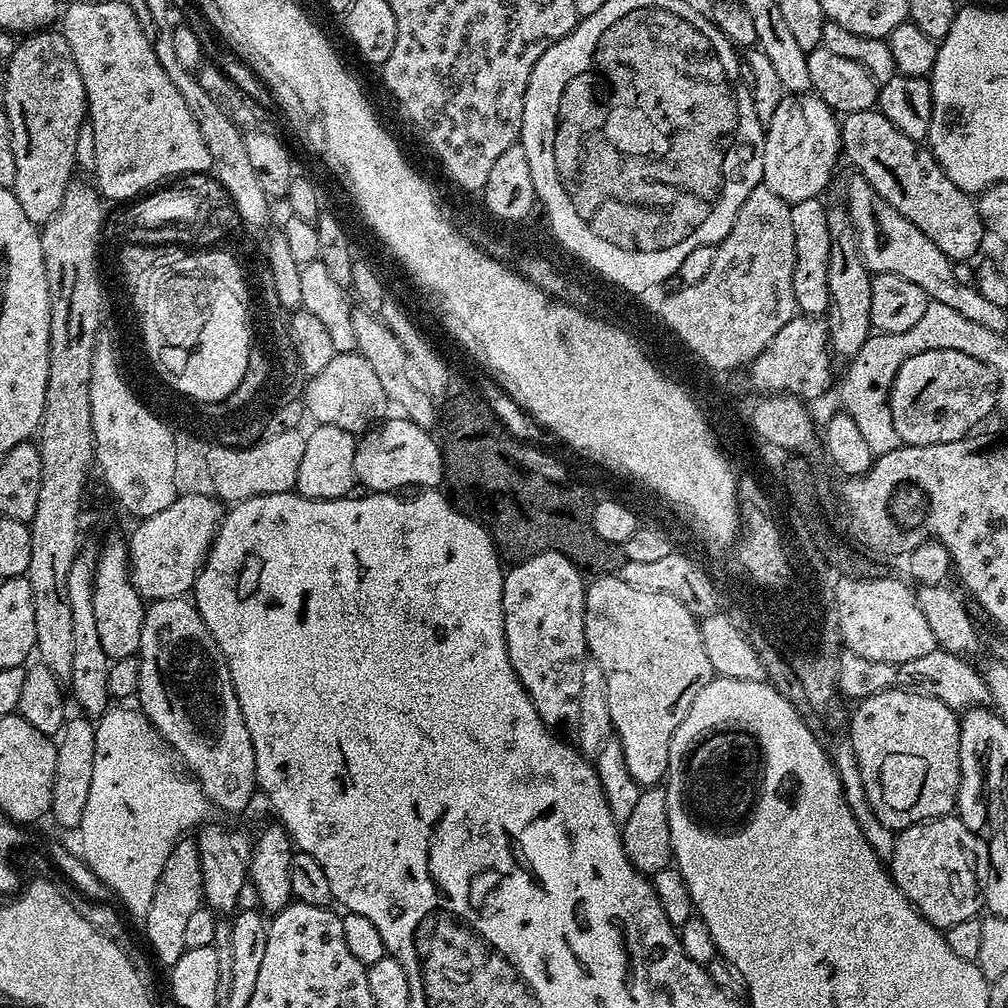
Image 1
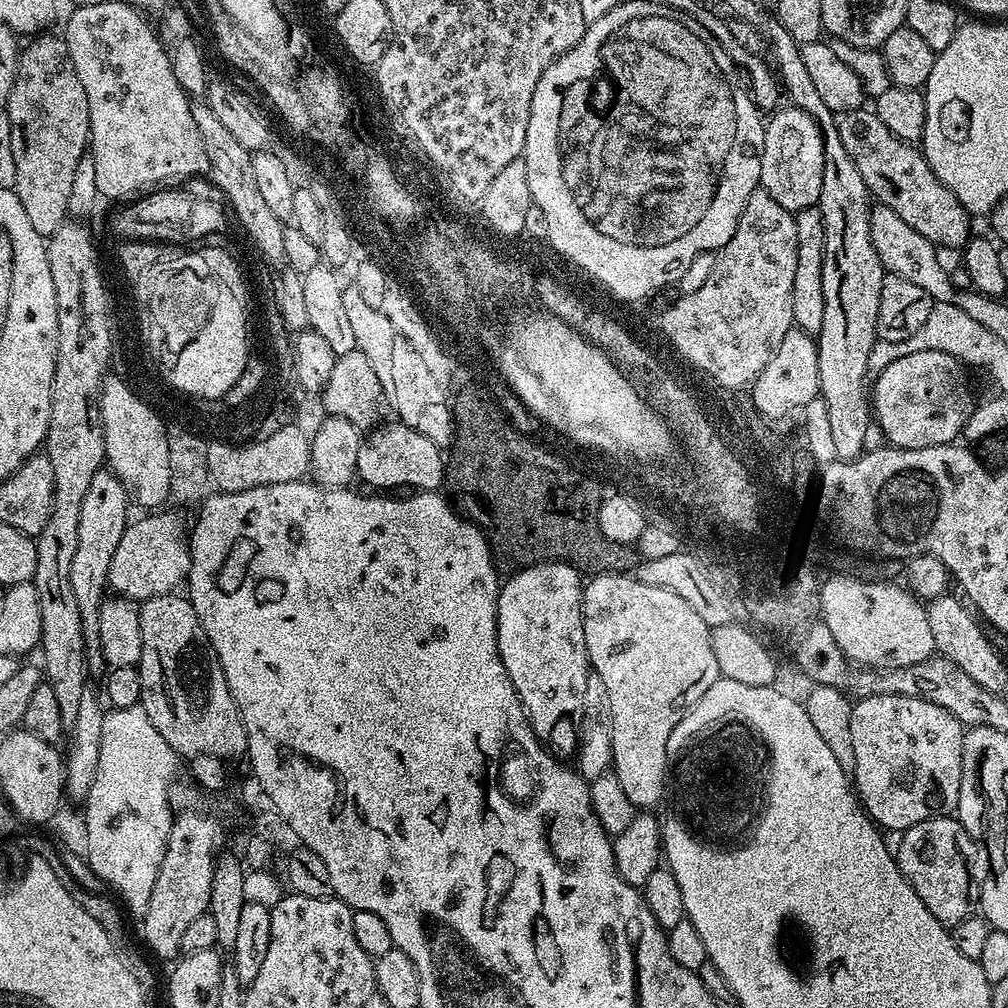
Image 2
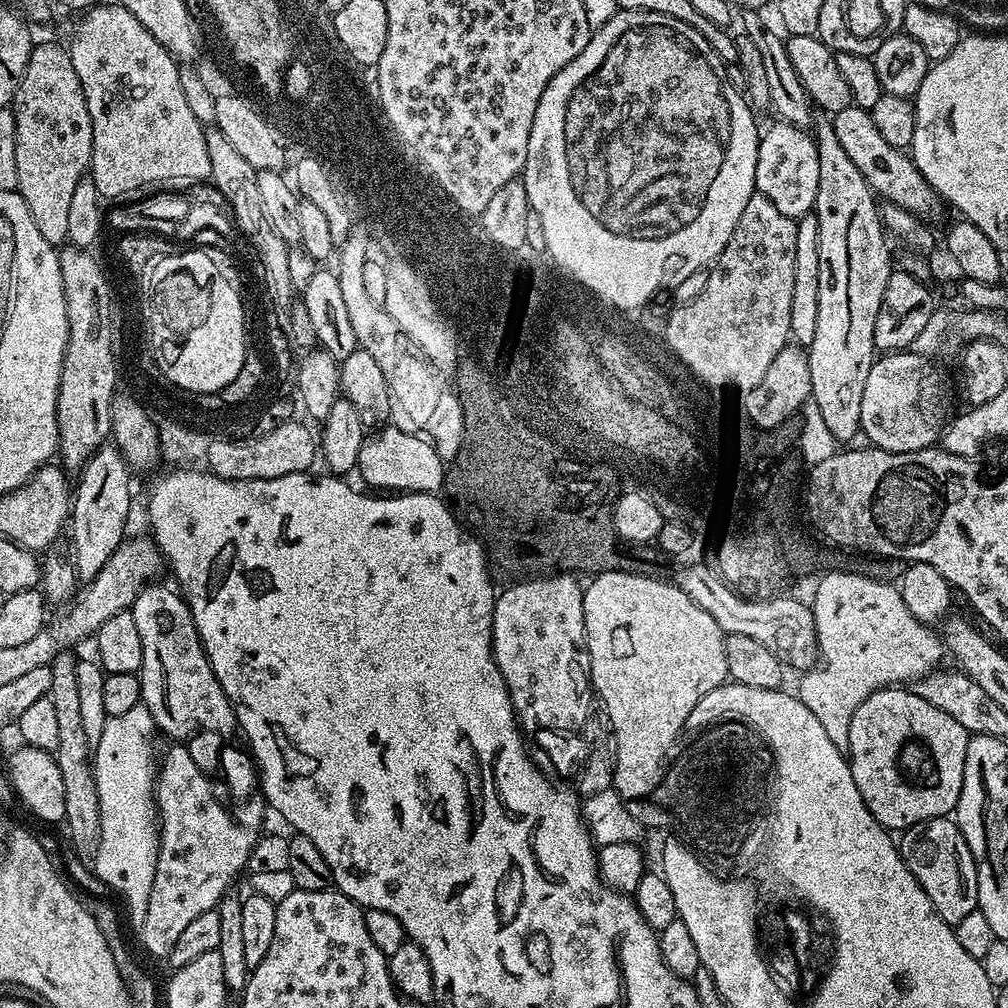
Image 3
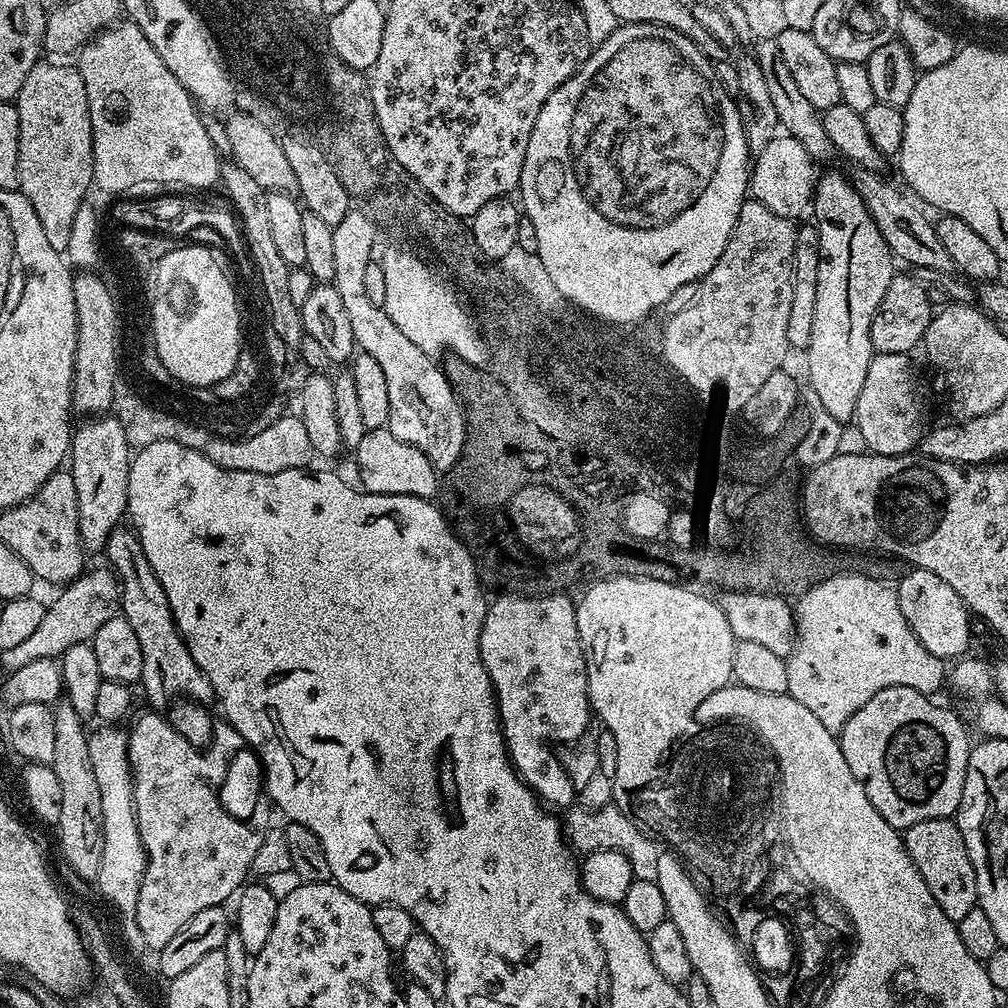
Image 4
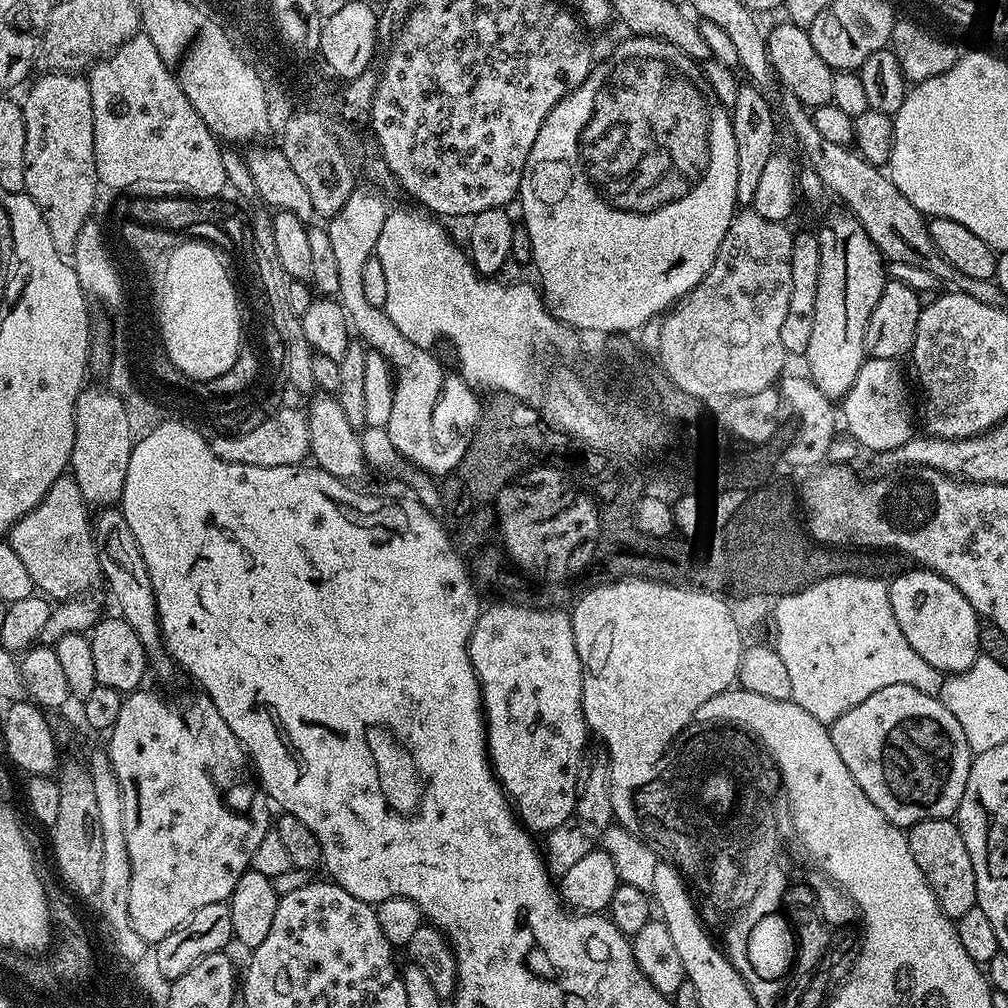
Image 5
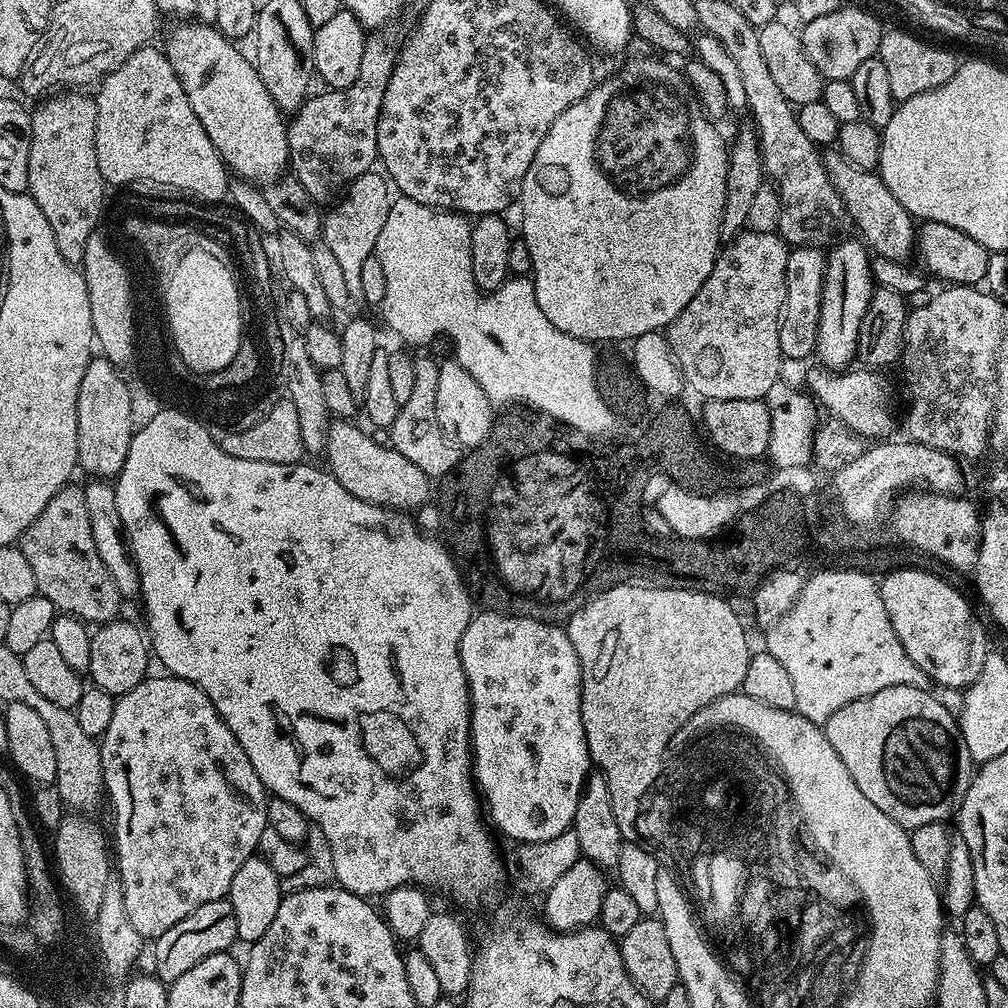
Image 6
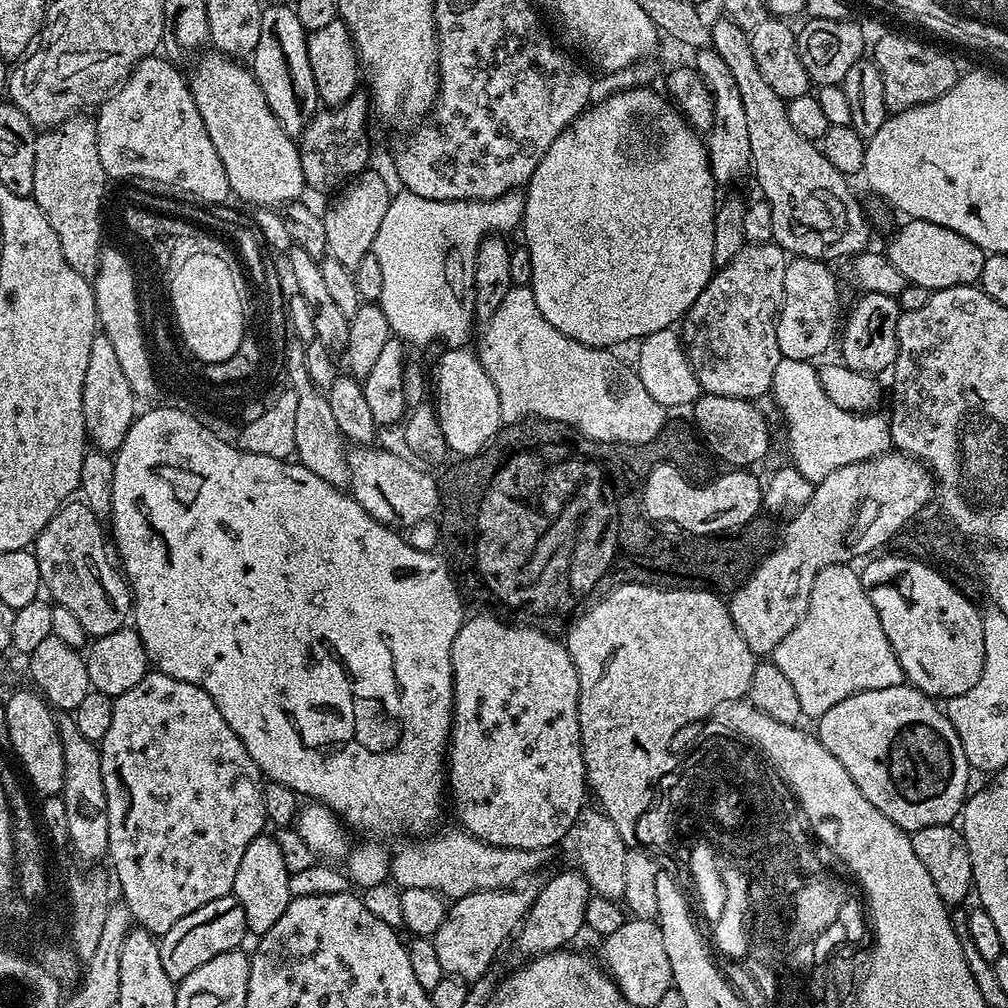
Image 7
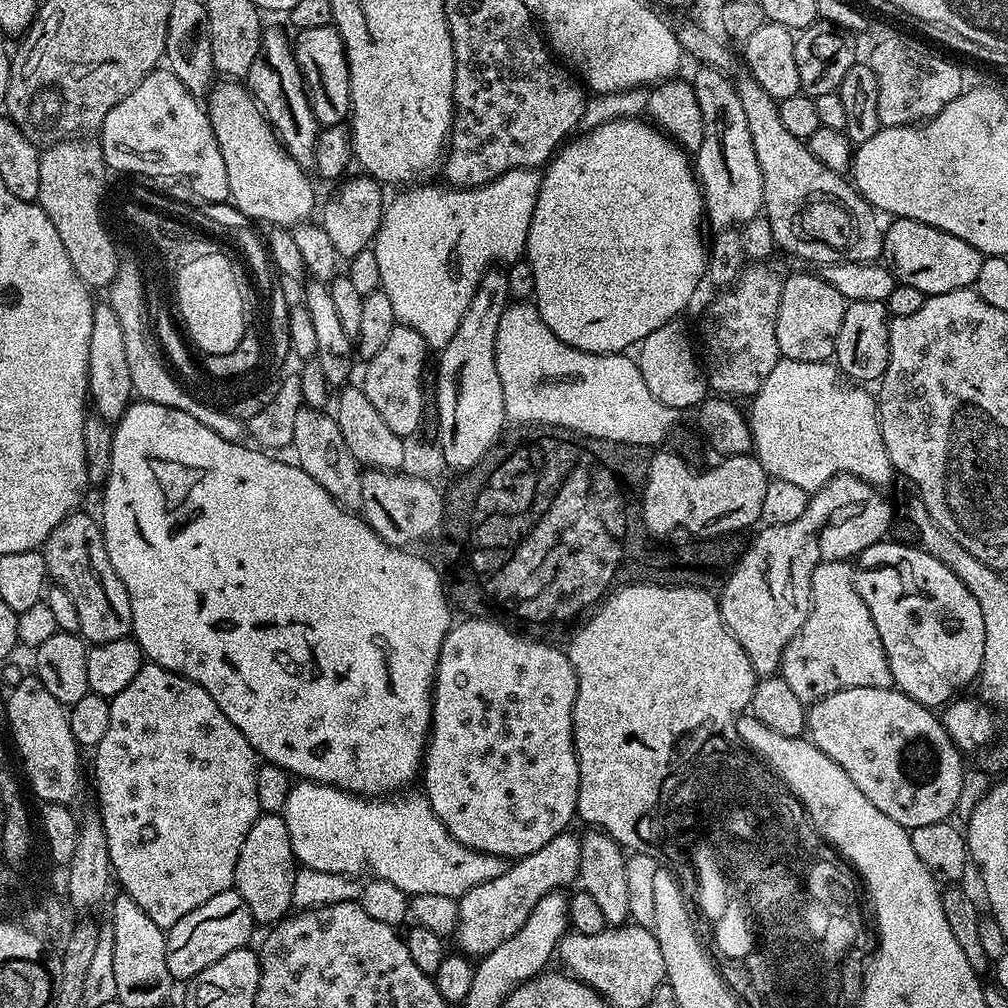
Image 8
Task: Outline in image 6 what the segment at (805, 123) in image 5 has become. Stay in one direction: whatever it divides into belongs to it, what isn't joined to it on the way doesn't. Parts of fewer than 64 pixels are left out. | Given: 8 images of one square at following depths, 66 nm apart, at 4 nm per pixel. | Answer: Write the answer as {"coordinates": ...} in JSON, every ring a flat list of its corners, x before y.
{"coordinates":[[828,150,823,153,822,159,824,161,824,169,827,176,834,183,834,188,838,190,839,196,842,198,844,205,847,208,848,217,860,230,859,235,868,245,869,249,876,255,888,259,899,261,907,261,908,256,915,251,918,242,918,230,915,219,909,214,904,206,898,202,898,198,894,197,890,188,886,186,879,173,863,171,854,166,848,159,846,159,838,150]]}

